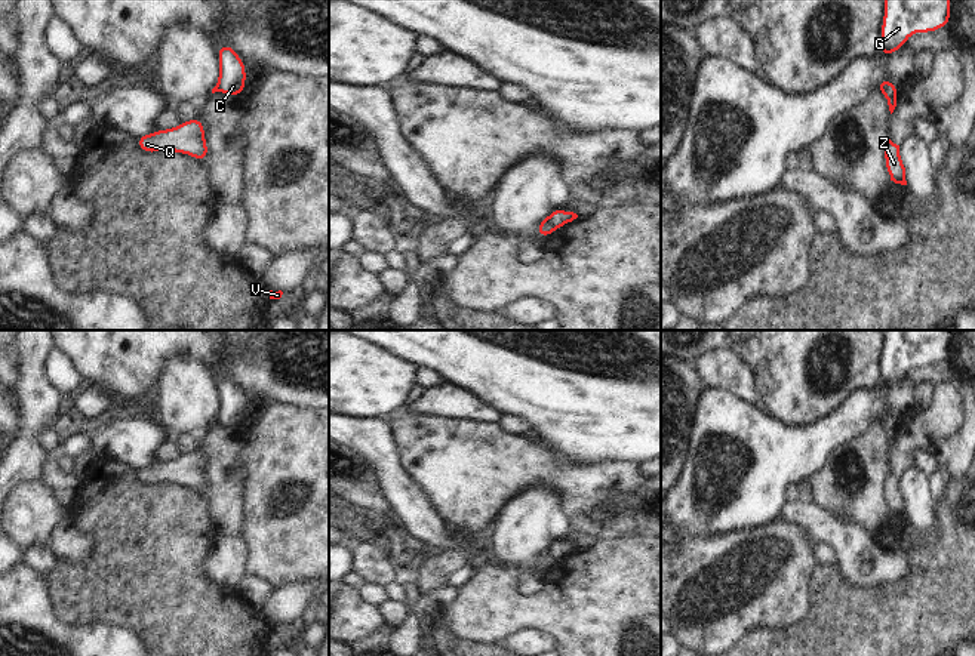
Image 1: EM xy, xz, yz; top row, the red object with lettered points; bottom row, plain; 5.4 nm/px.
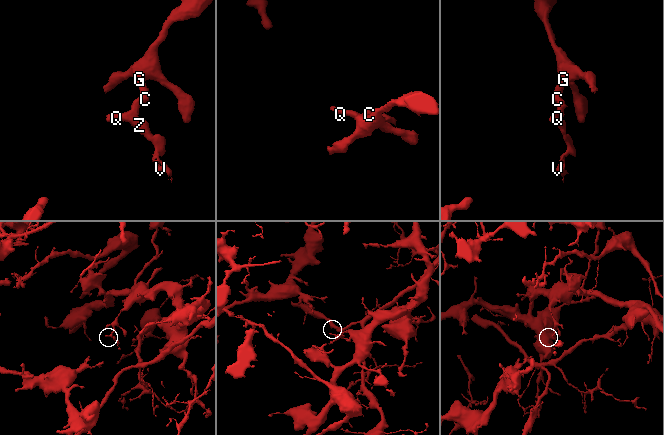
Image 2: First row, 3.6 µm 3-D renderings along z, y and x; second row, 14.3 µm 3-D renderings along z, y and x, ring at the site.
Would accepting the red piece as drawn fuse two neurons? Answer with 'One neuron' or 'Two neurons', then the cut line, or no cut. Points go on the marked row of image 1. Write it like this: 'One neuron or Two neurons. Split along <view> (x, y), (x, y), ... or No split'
Two neurons. Split along xz (547, 218), (554, 228).

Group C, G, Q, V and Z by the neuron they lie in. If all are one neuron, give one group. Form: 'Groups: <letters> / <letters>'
Groups: C G / Q V Z

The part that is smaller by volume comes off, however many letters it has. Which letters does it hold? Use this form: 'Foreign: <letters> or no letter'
Foreign: Q, V, Z

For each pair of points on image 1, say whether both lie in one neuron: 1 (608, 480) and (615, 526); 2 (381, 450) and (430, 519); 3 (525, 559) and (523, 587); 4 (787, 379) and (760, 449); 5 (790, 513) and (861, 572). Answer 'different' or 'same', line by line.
1: different
2: same
3: different
4: different
5: same

